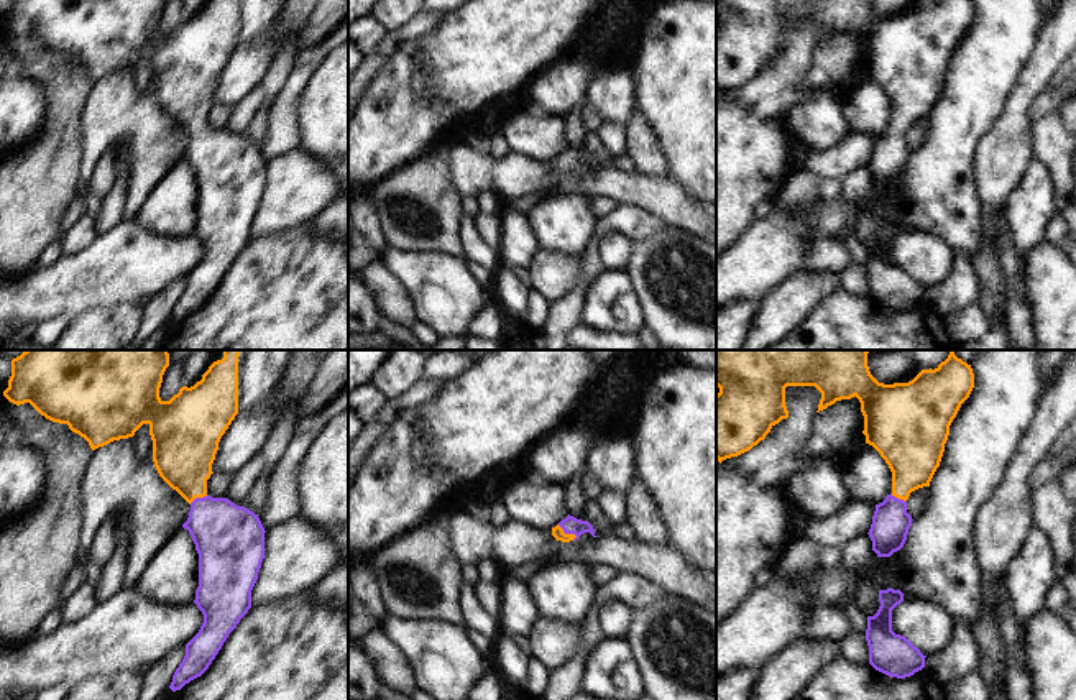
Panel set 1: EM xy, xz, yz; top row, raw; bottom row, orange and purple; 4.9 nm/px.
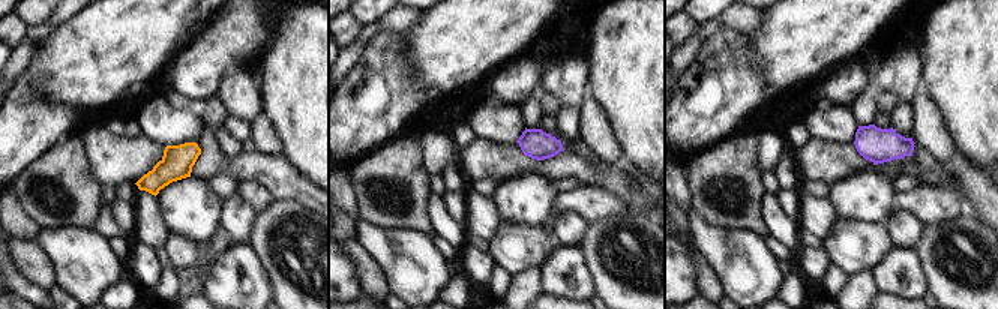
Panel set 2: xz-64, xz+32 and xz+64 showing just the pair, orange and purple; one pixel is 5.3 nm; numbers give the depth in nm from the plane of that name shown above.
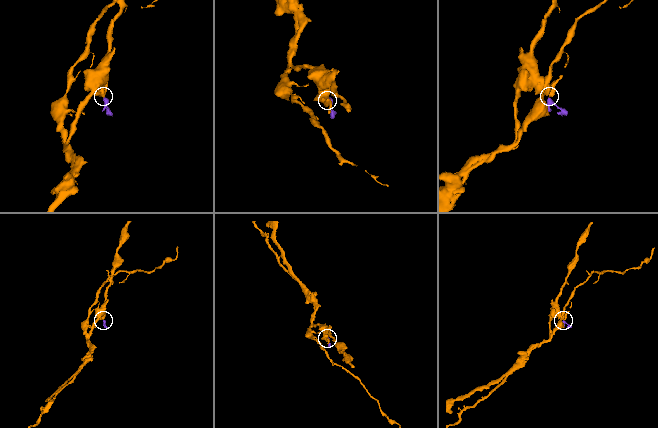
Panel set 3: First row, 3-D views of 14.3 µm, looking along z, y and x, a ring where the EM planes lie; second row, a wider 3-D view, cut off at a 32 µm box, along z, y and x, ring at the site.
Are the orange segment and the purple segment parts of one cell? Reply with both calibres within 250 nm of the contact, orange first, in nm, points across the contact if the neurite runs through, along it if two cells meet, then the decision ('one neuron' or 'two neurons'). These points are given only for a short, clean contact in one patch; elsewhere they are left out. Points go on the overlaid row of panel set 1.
60 nm thick on the orange side, 90 nm on the other; runs through xz (557, 531), (567, 534), (570, 524); one neuron

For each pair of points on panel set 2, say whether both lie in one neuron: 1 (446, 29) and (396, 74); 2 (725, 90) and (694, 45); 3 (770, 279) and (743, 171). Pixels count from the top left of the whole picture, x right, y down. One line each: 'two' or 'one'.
1: two
2: two
3: two

